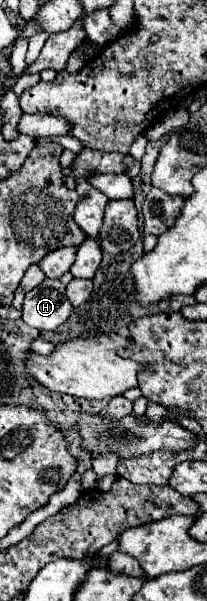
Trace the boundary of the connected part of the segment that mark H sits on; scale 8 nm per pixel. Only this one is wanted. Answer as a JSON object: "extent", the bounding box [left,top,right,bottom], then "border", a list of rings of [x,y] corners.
{"extent":[22,279,72,331],"border":[[[44,279],[38,287],[26,293],[22,321],[38,331],[54,331],[72,311],[72,303],[66,299],[64,291],[66,287],[60,281]]]}

